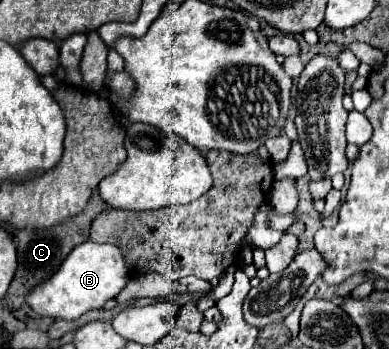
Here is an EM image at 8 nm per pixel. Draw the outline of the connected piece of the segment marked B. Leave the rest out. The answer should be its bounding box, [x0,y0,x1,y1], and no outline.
[28,241,128,321]

